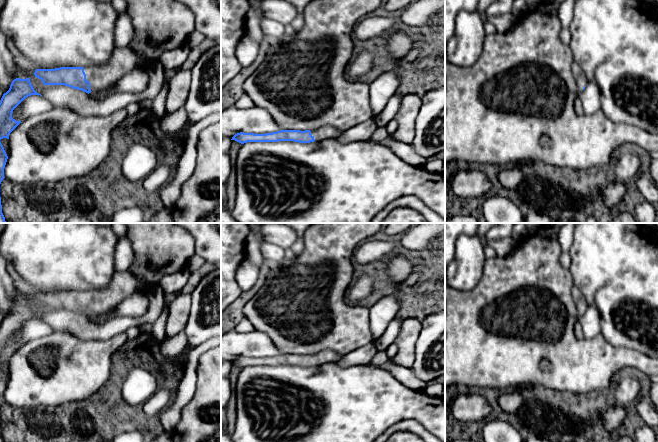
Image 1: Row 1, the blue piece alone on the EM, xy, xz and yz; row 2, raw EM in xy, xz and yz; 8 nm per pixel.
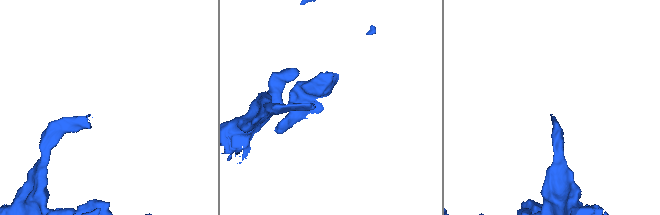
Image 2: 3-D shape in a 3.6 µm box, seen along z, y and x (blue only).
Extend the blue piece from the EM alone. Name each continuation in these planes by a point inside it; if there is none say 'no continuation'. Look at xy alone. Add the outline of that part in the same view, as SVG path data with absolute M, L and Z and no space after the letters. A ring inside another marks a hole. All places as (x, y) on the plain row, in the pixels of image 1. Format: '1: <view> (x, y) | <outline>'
1: xy (123, 284) | M129 270L115 272L108 285L100 289L84 291L91 316L108 312L137 291L147 292L146 284Z

